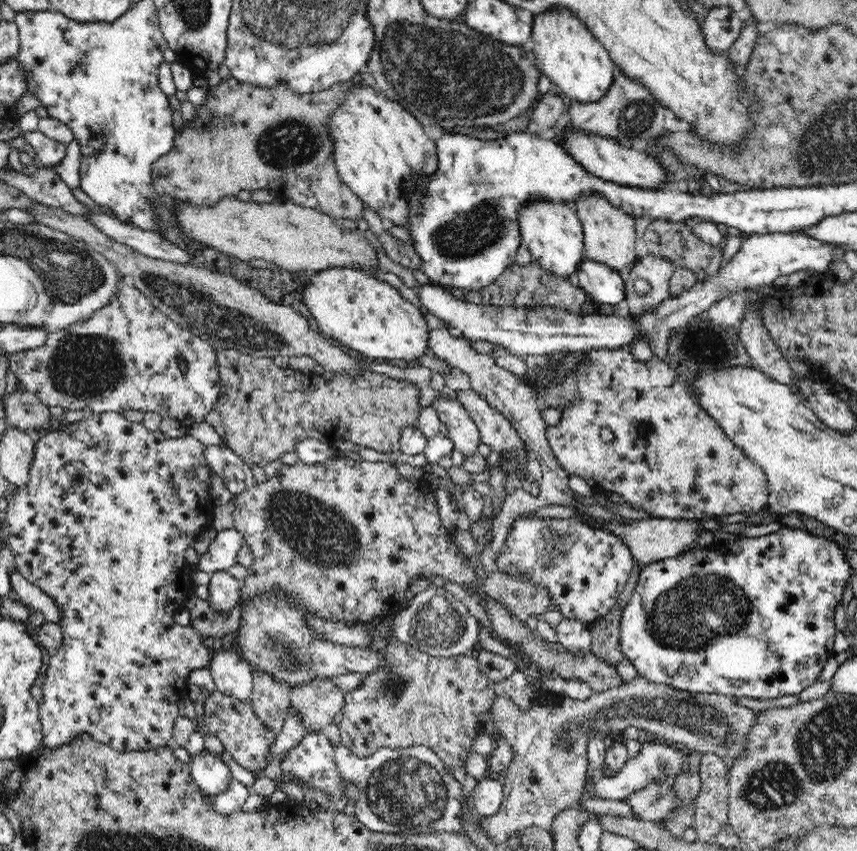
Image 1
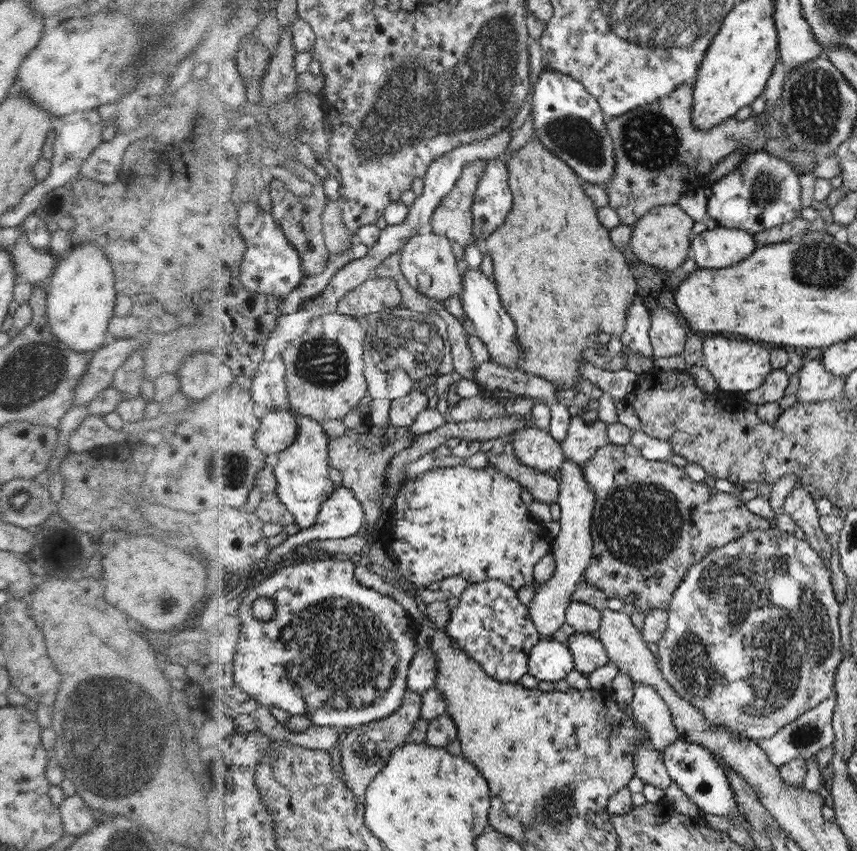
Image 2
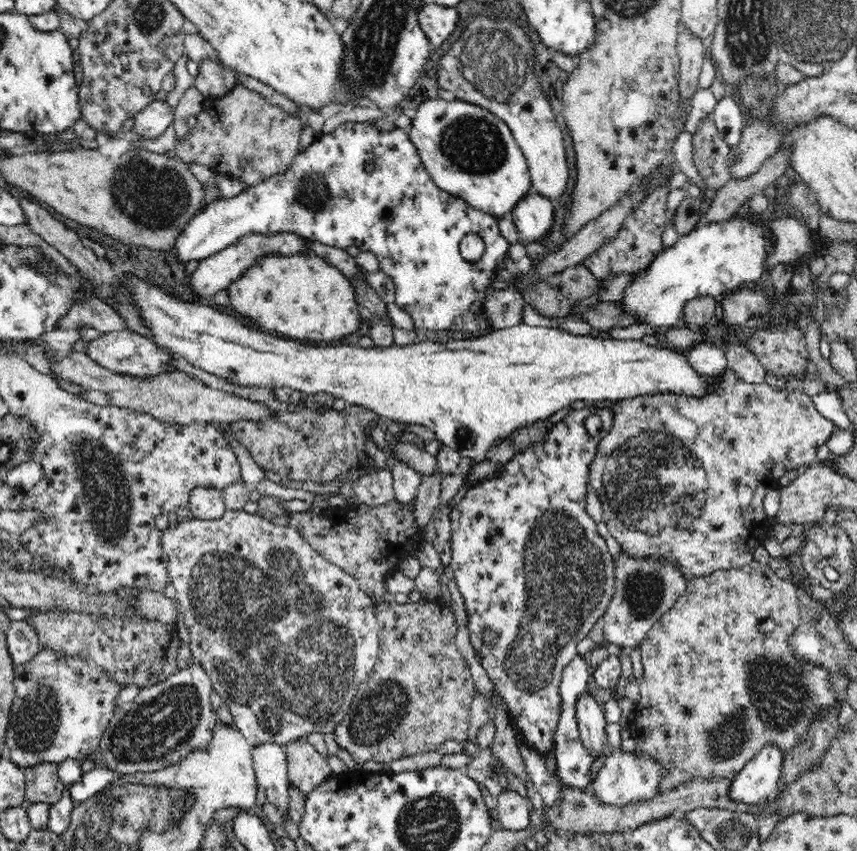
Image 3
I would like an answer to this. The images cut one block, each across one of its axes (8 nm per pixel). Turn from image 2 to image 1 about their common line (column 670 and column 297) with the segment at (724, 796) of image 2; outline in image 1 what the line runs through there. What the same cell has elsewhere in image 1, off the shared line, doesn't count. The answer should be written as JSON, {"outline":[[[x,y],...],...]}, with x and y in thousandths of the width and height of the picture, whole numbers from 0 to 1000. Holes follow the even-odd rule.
{"outline":[[[376,860],[359,861],[348,877],[338,879],[334,888],[329,891],[327,904],[329,904],[329,910],[350,915],[352,920],[362,920],[361,924],[368,928],[382,929],[382,933],[386,935],[394,935],[393,941],[400,944],[408,953],[412,953],[417,945],[415,922],[401,922],[403,919],[398,919],[397,910],[393,908],[391,879]]]}

